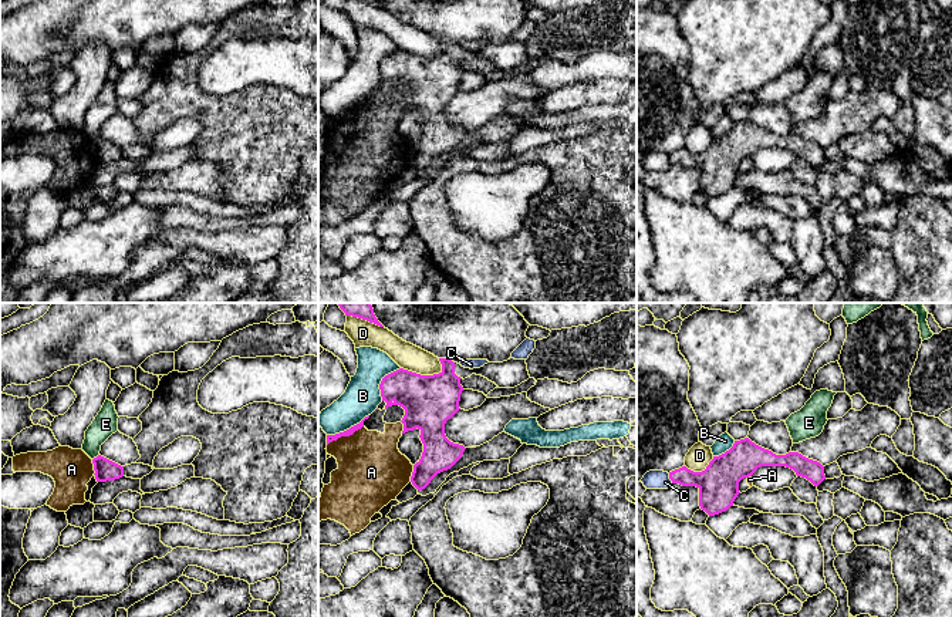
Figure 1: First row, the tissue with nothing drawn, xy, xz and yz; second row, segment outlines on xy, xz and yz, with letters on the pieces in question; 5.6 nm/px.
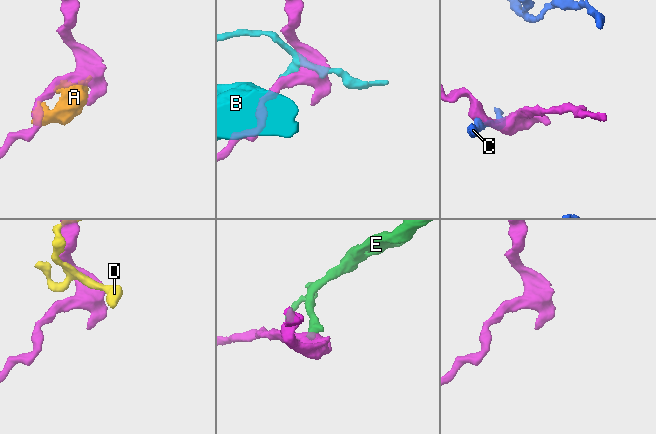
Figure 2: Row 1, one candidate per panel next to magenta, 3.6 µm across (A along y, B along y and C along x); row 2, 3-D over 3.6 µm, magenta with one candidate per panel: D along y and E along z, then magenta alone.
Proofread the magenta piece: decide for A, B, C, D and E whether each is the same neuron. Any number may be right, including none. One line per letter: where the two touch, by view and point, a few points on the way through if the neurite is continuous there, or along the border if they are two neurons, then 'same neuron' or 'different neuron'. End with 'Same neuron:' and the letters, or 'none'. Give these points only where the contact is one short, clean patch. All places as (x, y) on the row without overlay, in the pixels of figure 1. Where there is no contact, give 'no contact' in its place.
A: meets magenta in xz at (344, 117); different neuron
B: meets magenta in xz at (347, 111); different neuron
C: meets magenta in yz at (669, 159); different neuron
D: meets magenta in xz at (422, 57); different neuron
E: meets magenta in xy at (97, 138); border along xy (98, 135), (93, 141); different neuron
Same neuron: none

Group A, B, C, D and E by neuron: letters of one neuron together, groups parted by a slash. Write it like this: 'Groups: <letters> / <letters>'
Groups: A / B / C / D / E

